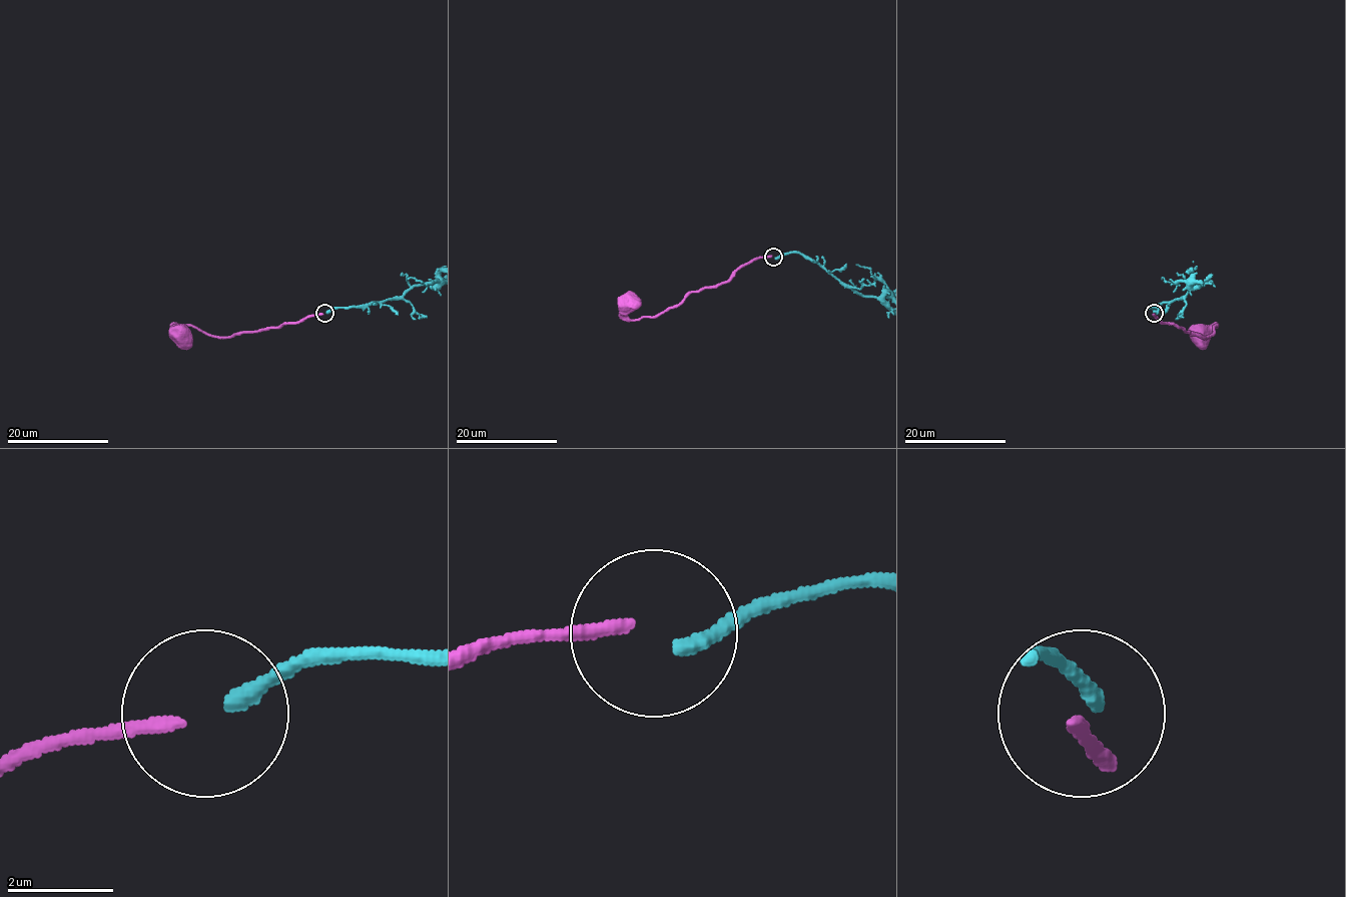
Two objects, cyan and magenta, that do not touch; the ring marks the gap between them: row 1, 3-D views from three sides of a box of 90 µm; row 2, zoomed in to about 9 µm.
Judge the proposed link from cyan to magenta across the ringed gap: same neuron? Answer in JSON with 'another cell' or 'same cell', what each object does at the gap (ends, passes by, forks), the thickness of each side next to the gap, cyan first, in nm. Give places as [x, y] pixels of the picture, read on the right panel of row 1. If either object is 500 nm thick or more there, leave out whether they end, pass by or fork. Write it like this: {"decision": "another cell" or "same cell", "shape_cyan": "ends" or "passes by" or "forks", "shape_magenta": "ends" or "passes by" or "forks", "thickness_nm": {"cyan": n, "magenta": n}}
{"decision": "another cell", "shape_cyan": "ends", "shape_magenta": "ends", "thickness_nm": {"cyan": 320, "magenta": 240}}

